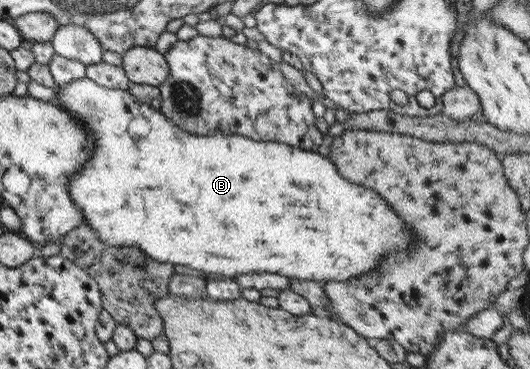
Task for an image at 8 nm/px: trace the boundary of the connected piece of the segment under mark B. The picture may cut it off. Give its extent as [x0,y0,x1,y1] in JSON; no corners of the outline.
[51,77,412,284]

